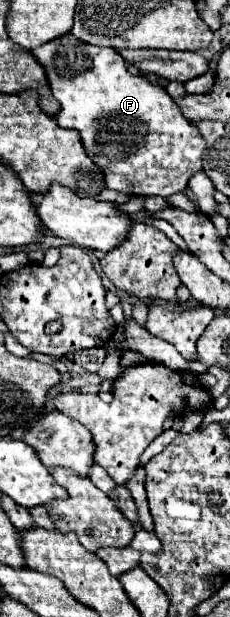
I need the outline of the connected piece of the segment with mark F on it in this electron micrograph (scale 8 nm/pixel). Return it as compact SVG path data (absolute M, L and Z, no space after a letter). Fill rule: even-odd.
M72 34L60 36L40 48L36 48L36 58L44 64L50 78L52 94L60 102L62 110L56 114L56 122L62 128L74 128L80 132L88 156L104 170L106 188L124 192L128 196L172 196L188 188L188 180L202 170L202 156L206 142L196 130L196 124L184 118L172 96L164 88L150 84L142 76L132 76L126 68L126 60L108 48L88 46ZM146 126L146 132L138 132Z

